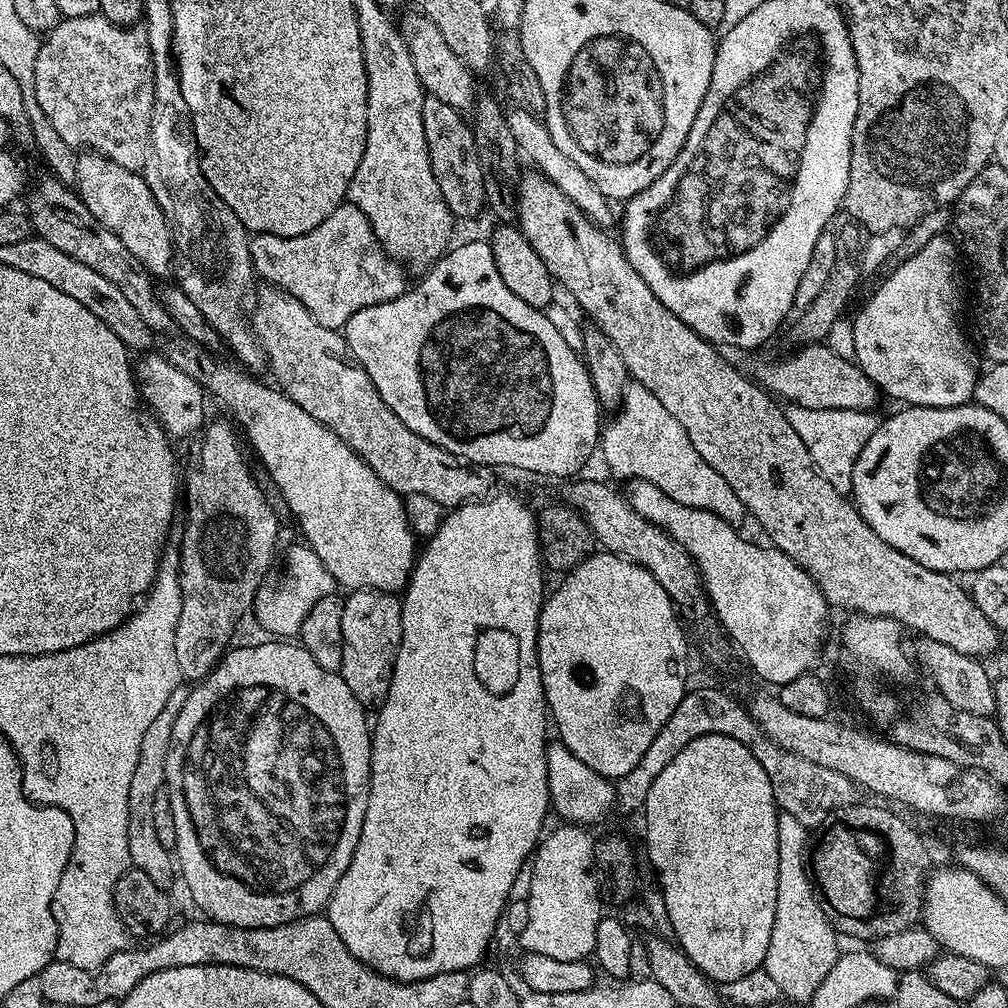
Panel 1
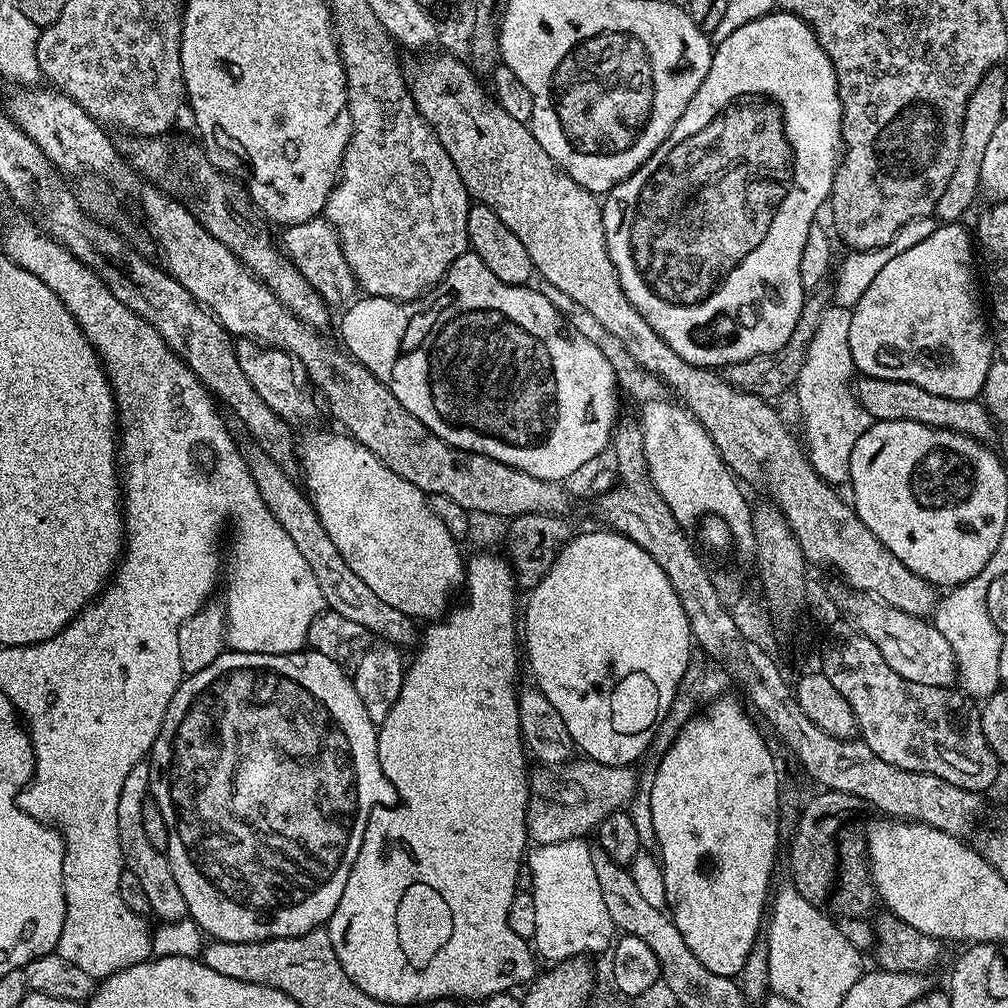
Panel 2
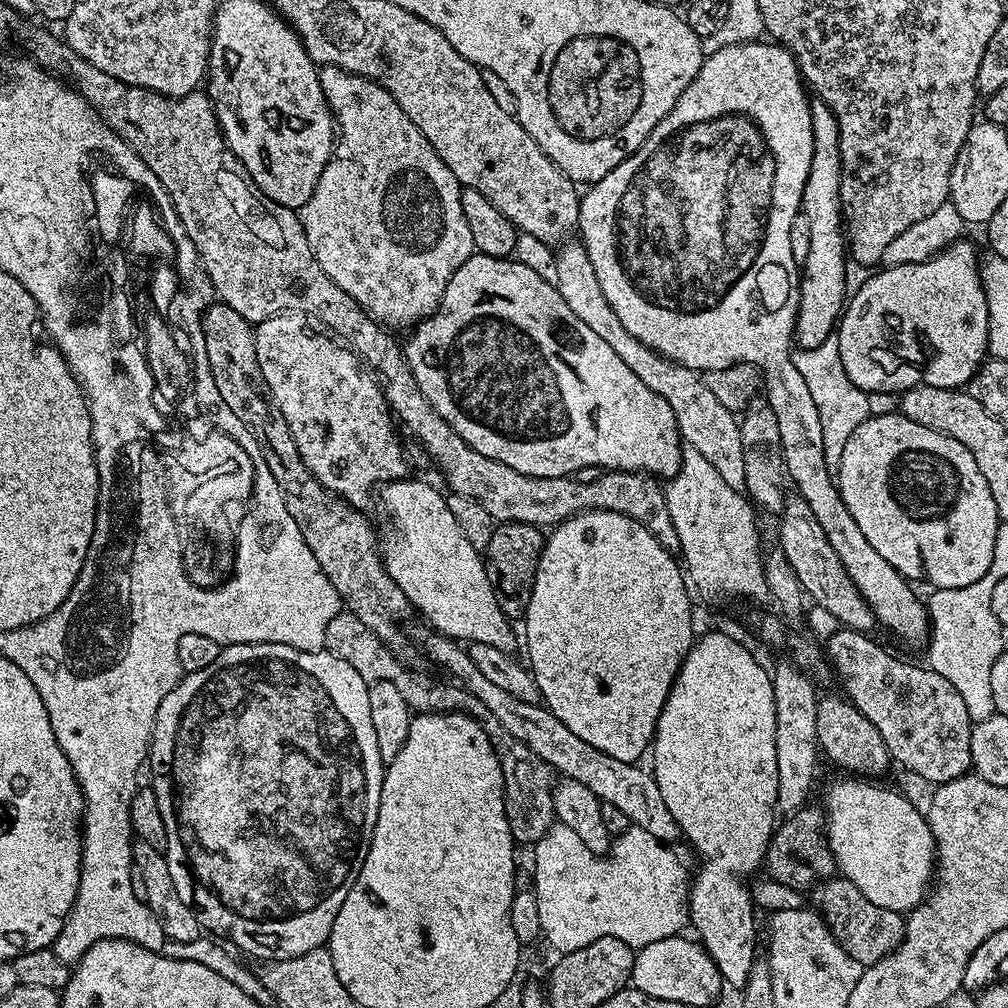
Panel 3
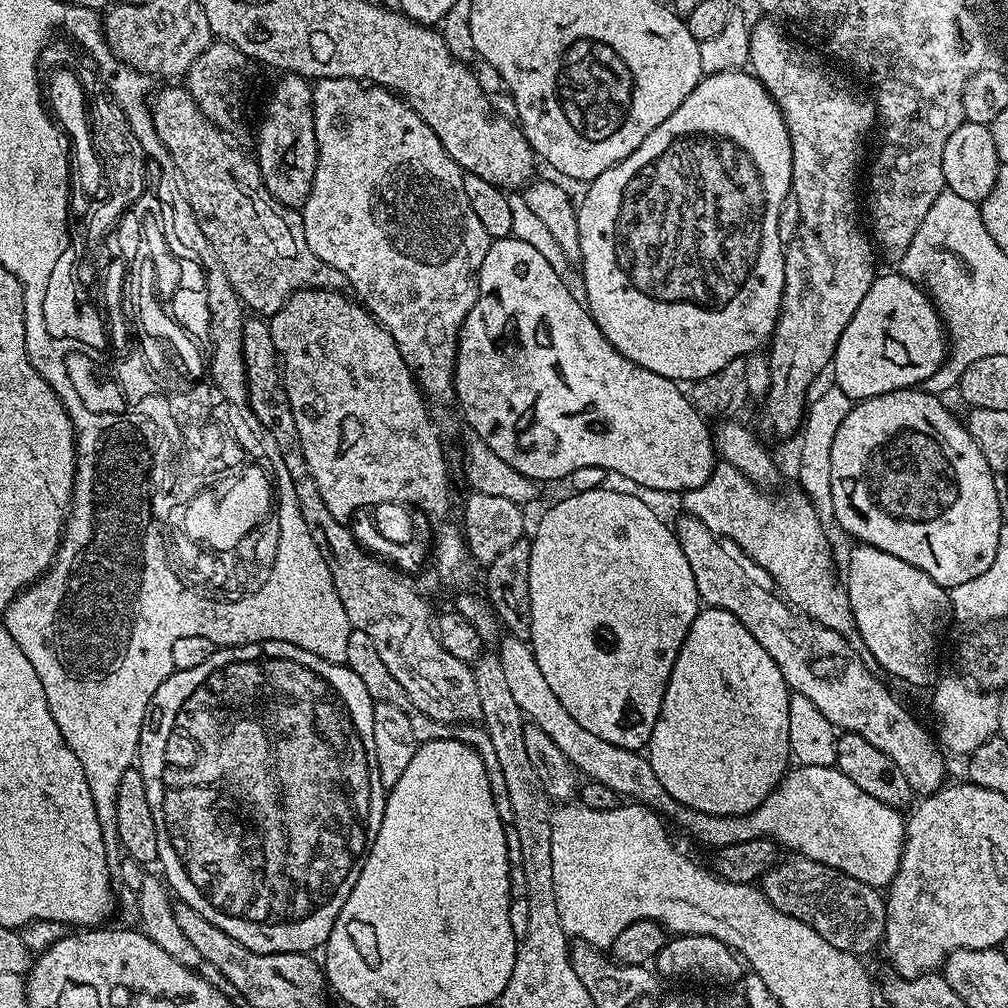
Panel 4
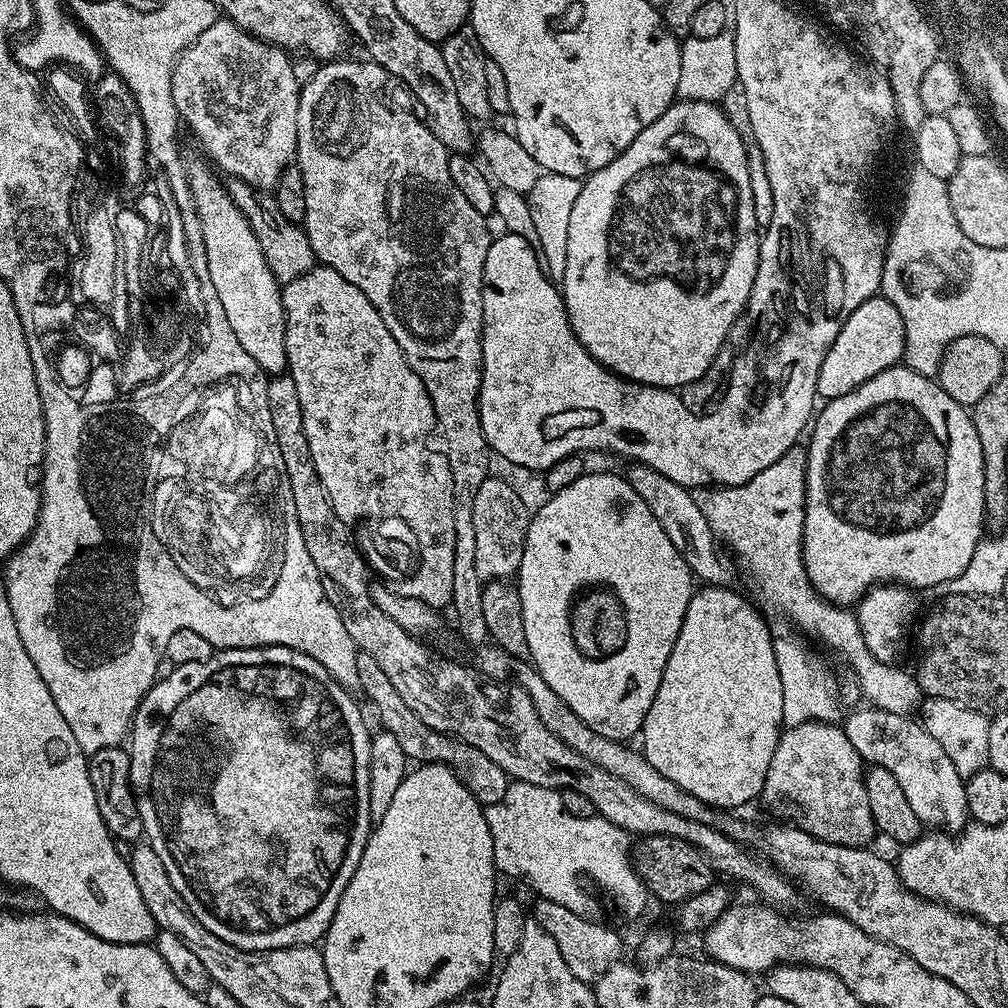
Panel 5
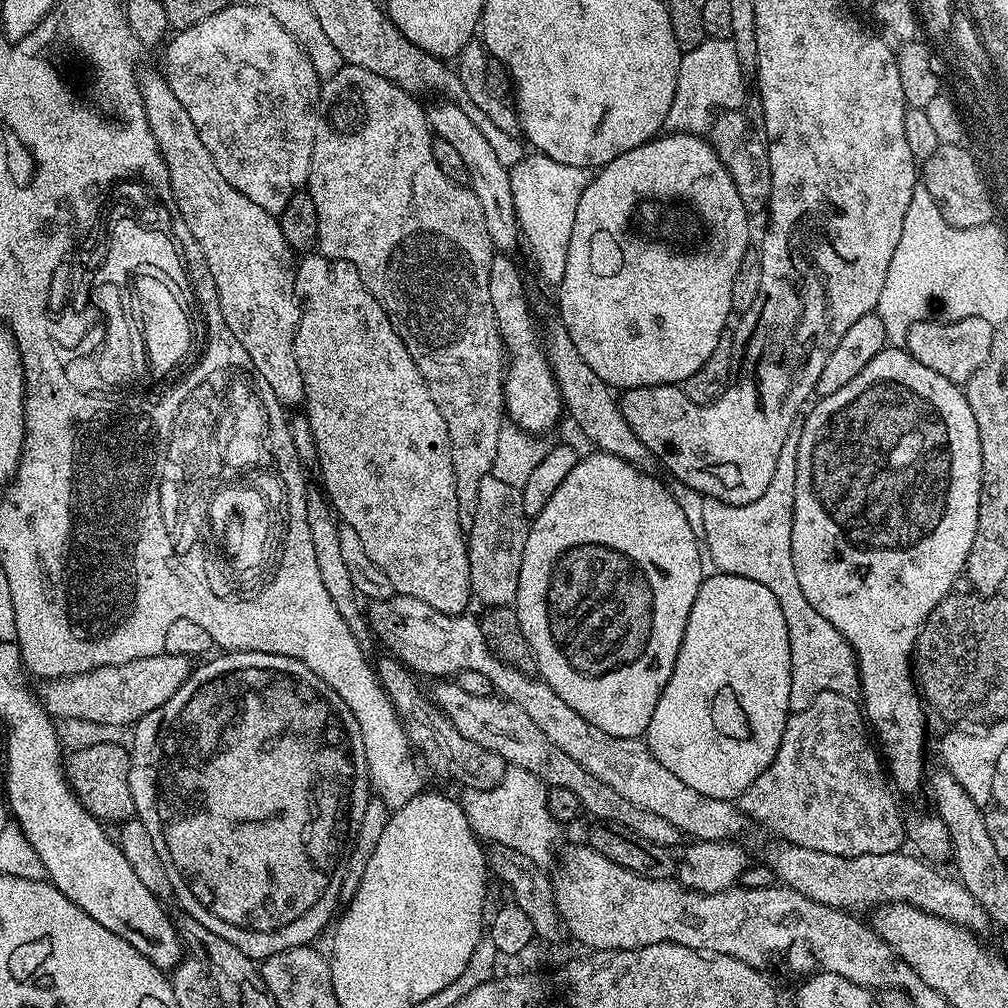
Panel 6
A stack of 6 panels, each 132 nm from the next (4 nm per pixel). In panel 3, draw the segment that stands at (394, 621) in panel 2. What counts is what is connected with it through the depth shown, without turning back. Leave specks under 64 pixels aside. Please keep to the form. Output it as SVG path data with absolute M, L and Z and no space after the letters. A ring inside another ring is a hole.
M435 630L427 631L416 636L418 643L424 643L425 652L446 668L452 674L451 679L458 682L461 688L474 694L474 698L479 698L490 709L490 714L494 714L494 718L502 722L510 735L518 738L518 742L530 746L530 750L534 750L534 754L550 765L555 773L589 787L603 803L617 806L618 810L626 814L631 825L645 830L664 844L674 846L678 840L681 841L683 832L675 821L674 814L670 813L663 801L657 780L649 769L642 769L637 763L621 762L618 758L603 754L602 750L583 741L567 726L562 726L562 722L558 722L558 718L554 718L552 711L545 708L543 703L522 702L522 698L506 694L506 690L494 686L494 682L489 682L483 676L482 670L474 666L471 651L461 641L441 636Z

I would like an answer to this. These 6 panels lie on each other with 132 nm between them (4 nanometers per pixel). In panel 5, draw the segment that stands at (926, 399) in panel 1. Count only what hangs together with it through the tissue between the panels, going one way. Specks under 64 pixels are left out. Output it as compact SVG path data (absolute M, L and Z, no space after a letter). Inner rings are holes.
M877 294L868 300L844 324L844 329L820 371L821 397L833 400L842 394L850 394L858 386L882 374L887 368L895 368L905 359L908 330L904 318L892 301L883 295Z

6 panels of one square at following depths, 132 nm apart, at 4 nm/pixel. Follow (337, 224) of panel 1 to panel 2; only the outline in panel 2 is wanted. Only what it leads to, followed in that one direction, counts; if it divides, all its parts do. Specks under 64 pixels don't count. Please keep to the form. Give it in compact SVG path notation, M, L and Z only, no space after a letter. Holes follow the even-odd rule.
M317 218L315 220L307 220L301 224L289 224L283 229L284 244L282 240L282 251L293 266L300 271L302 278L306 278L306 282L323 298L329 306L344 306L349 303L357 295L358 285L356 276L350 270L350 266L346 262L346 254L340 245L340 239L336 233L336 227L333 226L326 218Z

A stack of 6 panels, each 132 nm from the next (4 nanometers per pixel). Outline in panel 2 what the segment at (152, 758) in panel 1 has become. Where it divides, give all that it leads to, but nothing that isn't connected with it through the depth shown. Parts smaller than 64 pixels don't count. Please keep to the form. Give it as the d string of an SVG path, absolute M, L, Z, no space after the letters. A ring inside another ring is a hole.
M141 762L126 774L126 783L122 786L122 798L118 798L118 842L122 846L122 858L125 869L132 871L141 879L143 892L149 902L149 913L156 915L157 921L169 924L189 919L186 898L182 898L182 890L178 890L178 882L174 879L174 870L170 870L167 855L154 850L150 838L146 838L146 826L142 823L142 802L150 798L152 786L152 769Z

